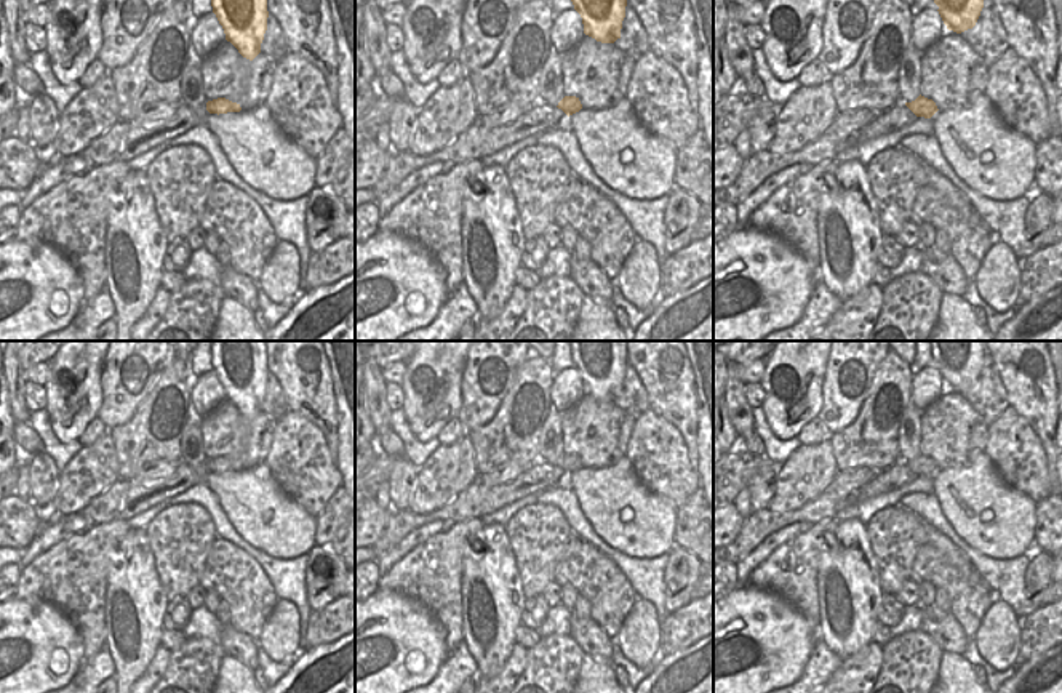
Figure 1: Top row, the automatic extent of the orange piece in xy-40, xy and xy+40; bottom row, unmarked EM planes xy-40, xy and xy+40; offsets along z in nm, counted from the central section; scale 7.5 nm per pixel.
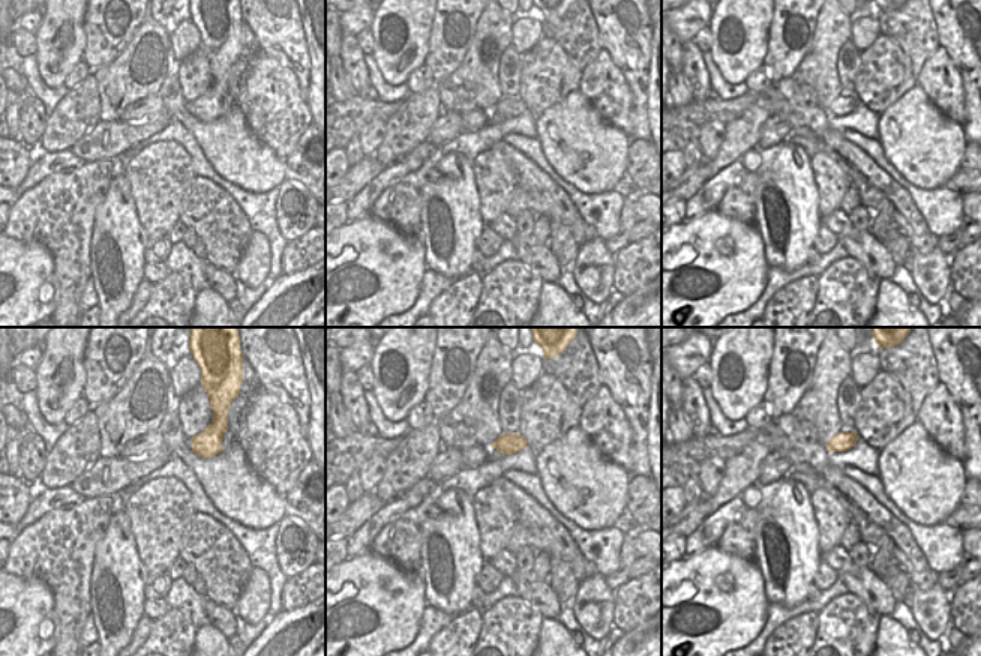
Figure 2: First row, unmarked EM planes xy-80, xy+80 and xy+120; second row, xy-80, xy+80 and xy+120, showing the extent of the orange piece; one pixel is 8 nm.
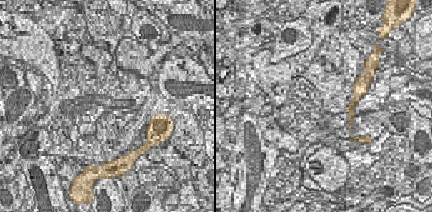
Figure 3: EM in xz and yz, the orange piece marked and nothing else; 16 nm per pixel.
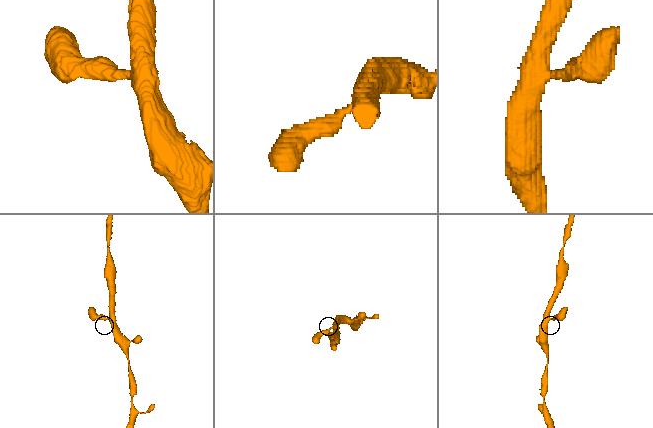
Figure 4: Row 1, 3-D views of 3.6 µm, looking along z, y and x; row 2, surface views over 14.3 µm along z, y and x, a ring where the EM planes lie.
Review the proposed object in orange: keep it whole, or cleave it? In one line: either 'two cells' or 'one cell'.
one cell

